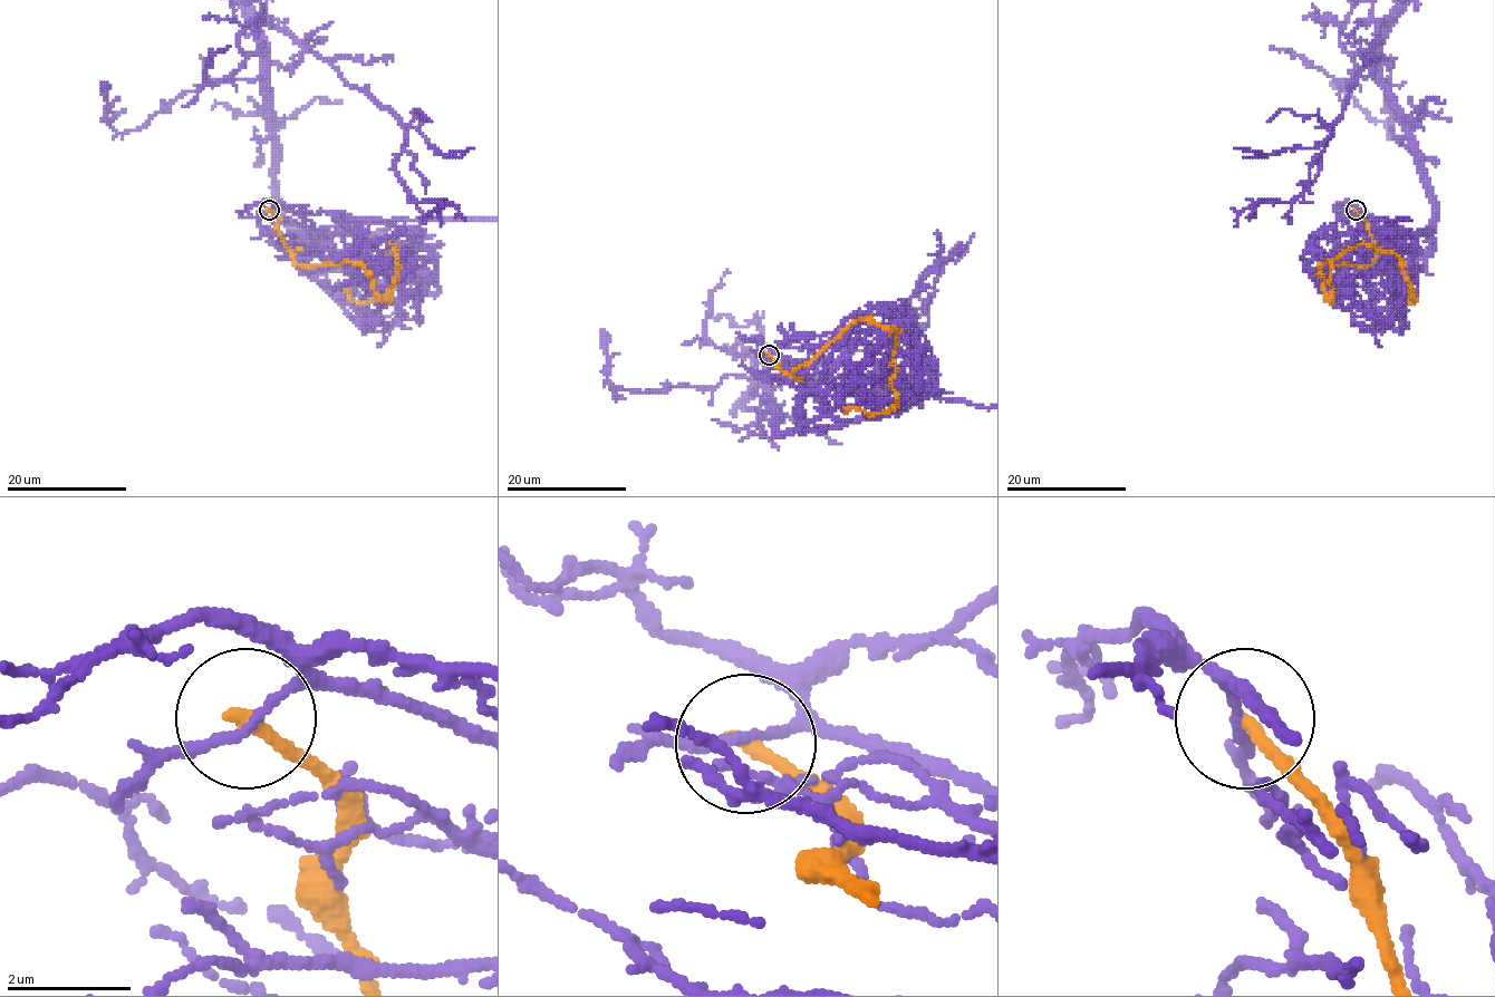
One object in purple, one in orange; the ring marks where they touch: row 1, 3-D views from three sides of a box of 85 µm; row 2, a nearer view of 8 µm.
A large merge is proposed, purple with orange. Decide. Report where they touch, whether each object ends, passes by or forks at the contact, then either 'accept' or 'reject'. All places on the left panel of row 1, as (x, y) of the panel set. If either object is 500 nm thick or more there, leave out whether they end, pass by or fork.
(269, 210) | purple passes by | orange ends | reject

